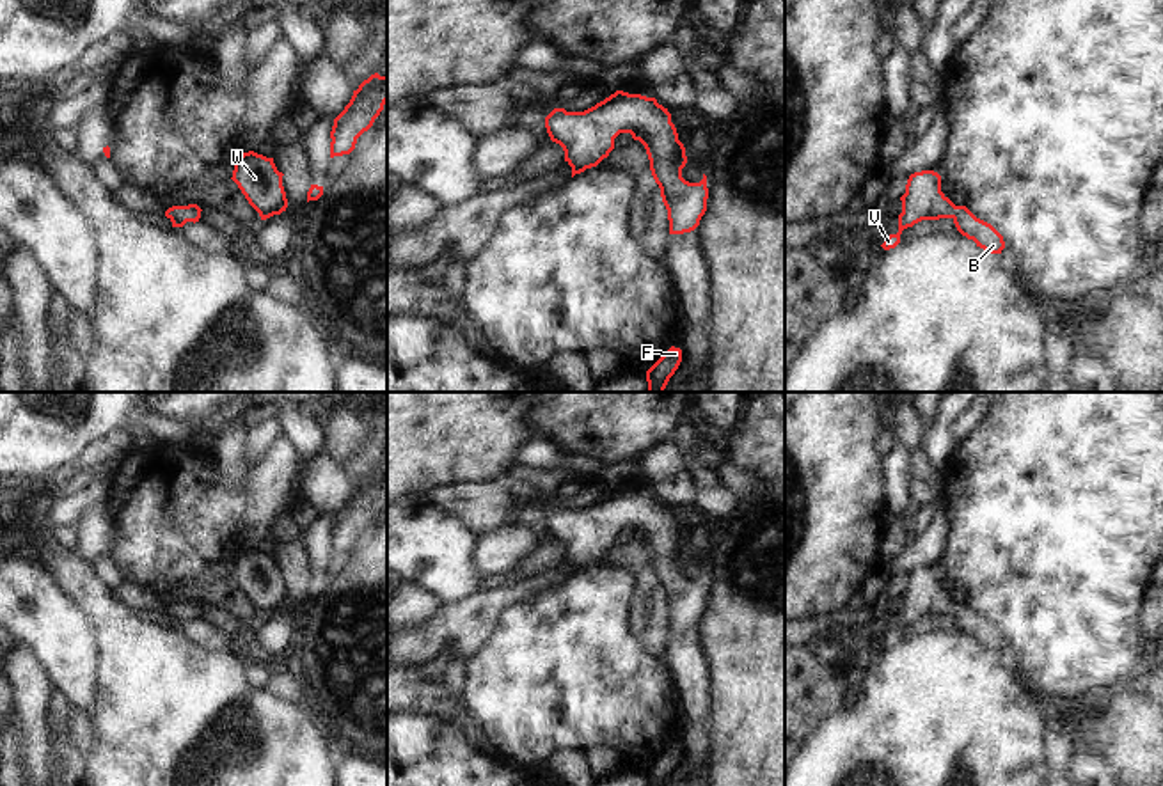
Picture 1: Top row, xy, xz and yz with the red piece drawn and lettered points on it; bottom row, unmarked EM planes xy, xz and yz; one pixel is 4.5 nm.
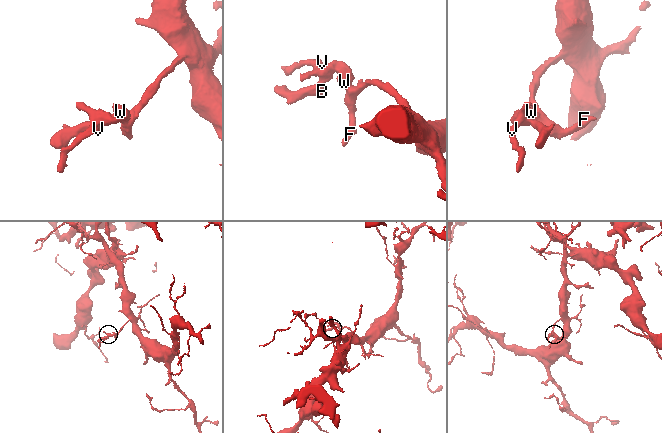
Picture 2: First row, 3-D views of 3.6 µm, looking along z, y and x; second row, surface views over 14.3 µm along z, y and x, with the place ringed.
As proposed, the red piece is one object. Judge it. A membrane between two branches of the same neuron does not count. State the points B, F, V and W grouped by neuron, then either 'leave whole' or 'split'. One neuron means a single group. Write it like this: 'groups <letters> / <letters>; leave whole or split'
groups B F V W; leave whole

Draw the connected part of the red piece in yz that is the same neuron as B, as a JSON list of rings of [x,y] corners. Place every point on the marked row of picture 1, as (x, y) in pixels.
[[[934,170],[911,174],[900,200],[898,232],[886,236],[881,245],[884,250],[895,248],[900,243],[904,229],[922,220],[939,218],[952,218],[962,236],[973,240],[977,247],[989,254],[1001,254],[1005,248],[1003,236],[991,224],[977,218],[966,206],[955,206],[941,192],[941,176]]]

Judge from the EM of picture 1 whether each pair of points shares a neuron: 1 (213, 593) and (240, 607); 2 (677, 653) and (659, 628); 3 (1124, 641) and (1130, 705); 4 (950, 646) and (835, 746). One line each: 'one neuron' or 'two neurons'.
1: one neuron
2: two neurons
3: two neurons
4: one neuron

